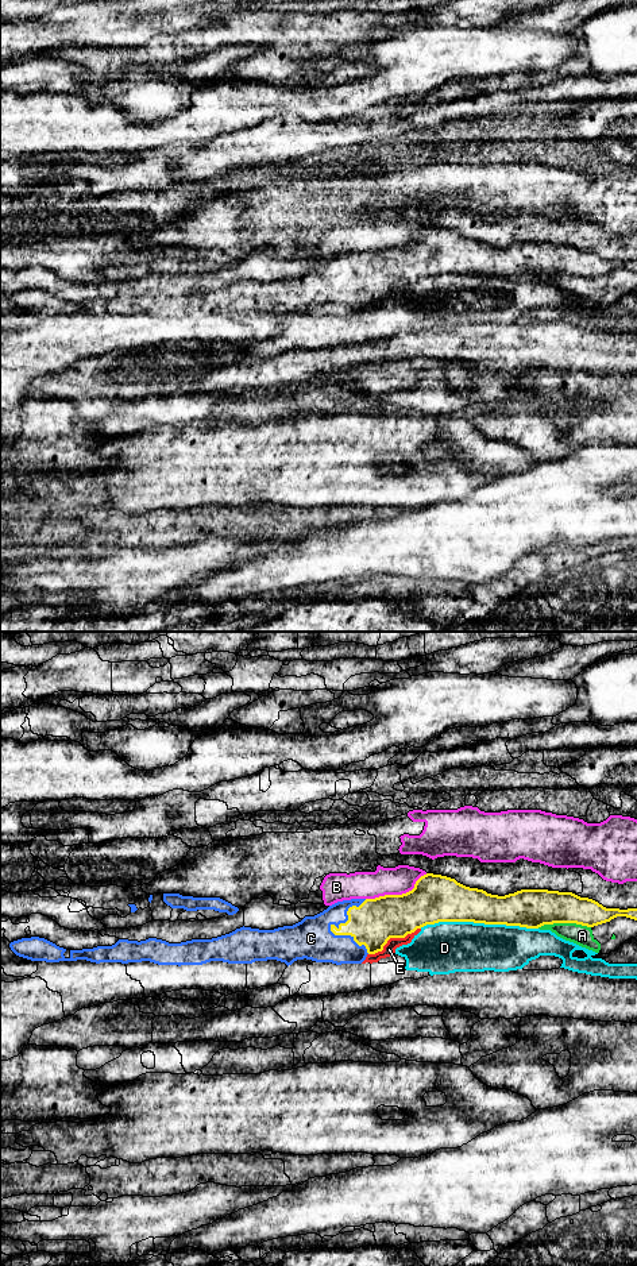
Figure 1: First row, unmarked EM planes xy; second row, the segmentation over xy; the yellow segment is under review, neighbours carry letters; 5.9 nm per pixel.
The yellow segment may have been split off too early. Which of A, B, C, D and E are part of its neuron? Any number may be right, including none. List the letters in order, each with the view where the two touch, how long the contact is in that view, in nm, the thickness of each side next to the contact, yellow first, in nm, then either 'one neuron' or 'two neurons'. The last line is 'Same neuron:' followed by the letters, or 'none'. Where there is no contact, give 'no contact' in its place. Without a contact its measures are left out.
A: xy | 320 nm | 240/120 nm | two neurons
B: xy | 400 nm | 280/170 nm | two neurons
C: xy | 320 nm | 280/240 nm | one neuron
D: xy | 700 nm | 260/300 nm | two neurons
E: xy | 360 nm | 280/70 nm | two neurons
Same neuron: C

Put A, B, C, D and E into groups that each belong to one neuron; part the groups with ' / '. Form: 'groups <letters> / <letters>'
groups A / B / C / D E

